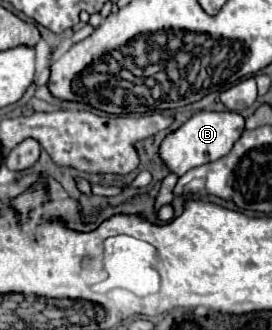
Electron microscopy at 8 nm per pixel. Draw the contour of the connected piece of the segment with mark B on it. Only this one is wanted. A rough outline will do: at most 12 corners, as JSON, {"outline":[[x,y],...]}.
{"outline":[[234,111],[194,113],[158,153],[172,173],[218,161],[244,131]]}

